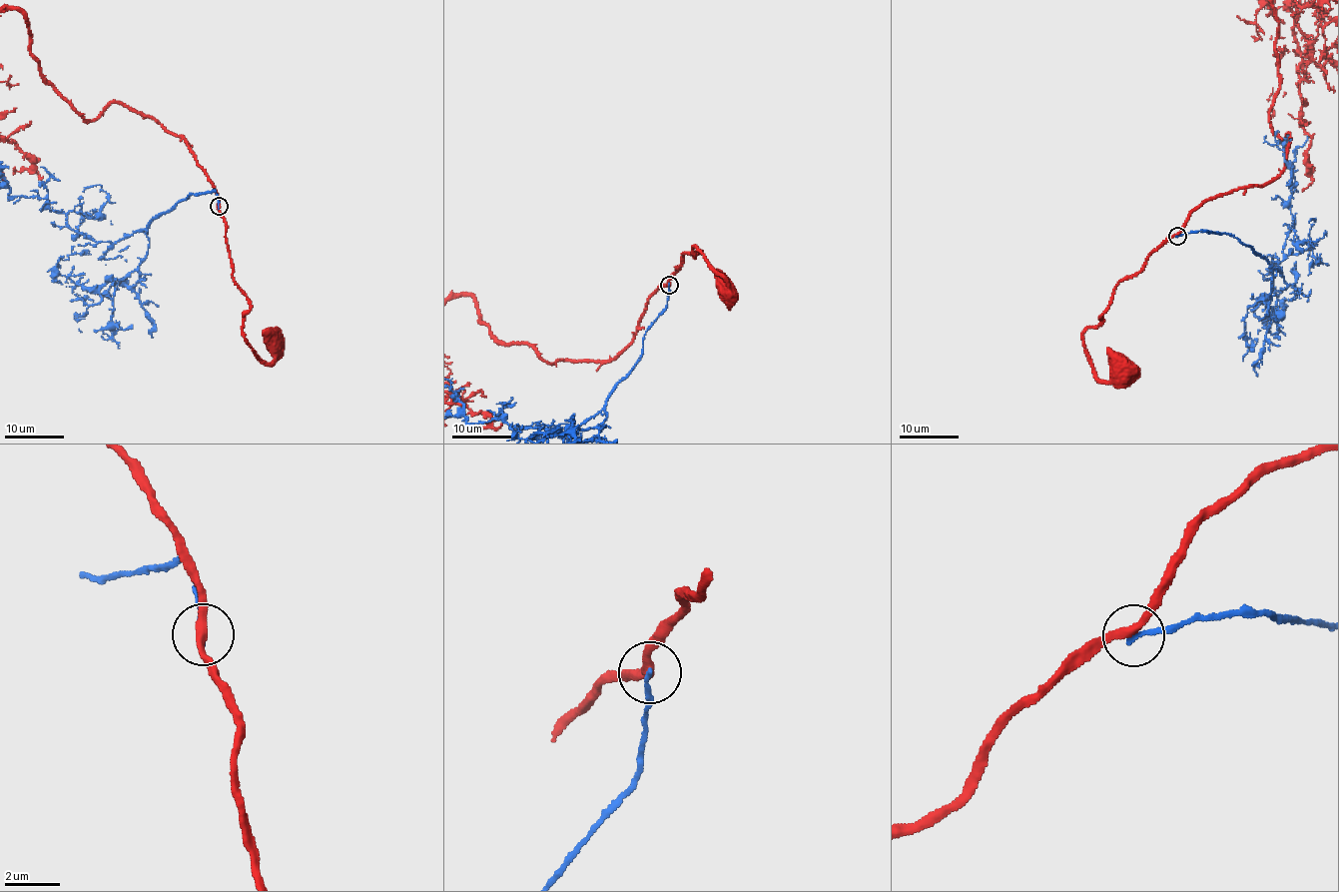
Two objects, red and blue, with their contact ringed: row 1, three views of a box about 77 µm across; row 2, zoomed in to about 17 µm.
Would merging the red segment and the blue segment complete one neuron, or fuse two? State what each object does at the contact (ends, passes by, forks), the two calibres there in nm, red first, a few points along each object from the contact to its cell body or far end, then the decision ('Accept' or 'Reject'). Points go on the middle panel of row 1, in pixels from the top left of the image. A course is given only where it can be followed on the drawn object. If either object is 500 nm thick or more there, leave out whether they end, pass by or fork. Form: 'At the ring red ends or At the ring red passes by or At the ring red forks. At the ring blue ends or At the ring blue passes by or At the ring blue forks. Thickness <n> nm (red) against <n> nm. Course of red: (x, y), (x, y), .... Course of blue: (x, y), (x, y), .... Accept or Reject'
At the ring red passes by. At the ring blue ends. Thickness 280 nm (red) against 170 nm. Course of red: (669, 284), (682, 254), (700, 252), (693, 255), (695, 247), (721, 277), (728, 292). Course of blue: (669, 284), (632, 368), (601, 412), (575, 427), (468, 424). Reject

